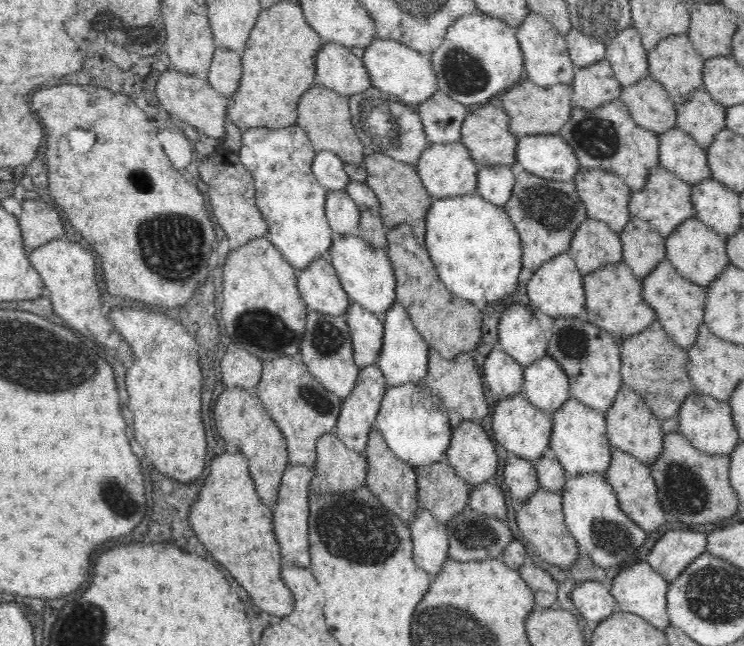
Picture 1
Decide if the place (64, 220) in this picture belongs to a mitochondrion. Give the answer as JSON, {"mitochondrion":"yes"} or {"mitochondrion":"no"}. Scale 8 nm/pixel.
{"mitochondrion":"no"}

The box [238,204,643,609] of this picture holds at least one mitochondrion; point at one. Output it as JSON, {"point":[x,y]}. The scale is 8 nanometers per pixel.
{"point":[340,521]}

